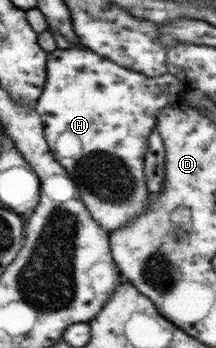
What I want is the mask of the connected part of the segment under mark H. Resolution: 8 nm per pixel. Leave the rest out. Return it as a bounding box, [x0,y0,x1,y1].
[35,46,187,233]

